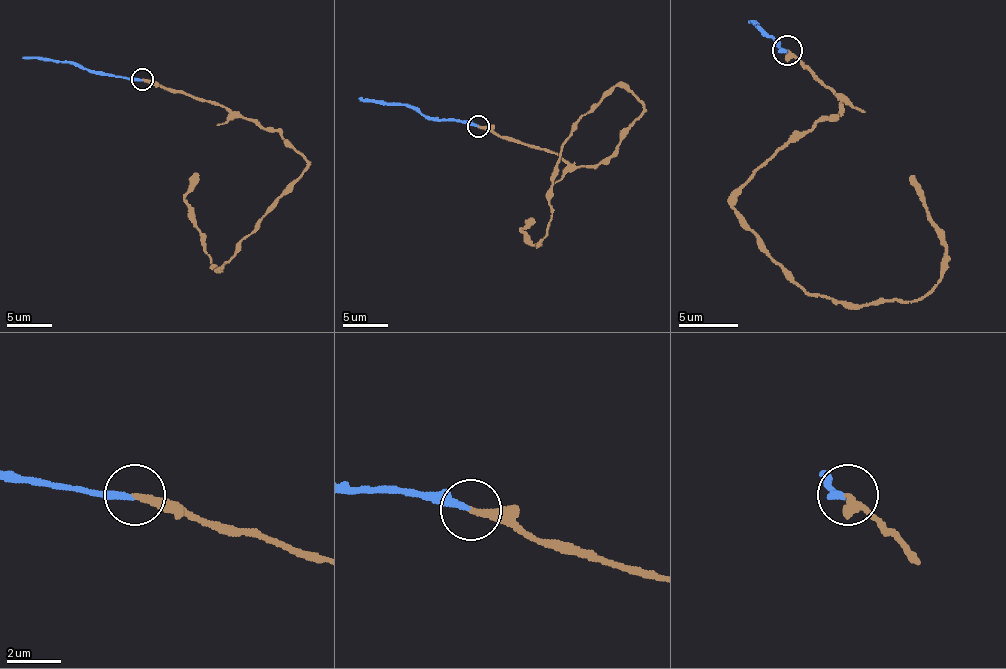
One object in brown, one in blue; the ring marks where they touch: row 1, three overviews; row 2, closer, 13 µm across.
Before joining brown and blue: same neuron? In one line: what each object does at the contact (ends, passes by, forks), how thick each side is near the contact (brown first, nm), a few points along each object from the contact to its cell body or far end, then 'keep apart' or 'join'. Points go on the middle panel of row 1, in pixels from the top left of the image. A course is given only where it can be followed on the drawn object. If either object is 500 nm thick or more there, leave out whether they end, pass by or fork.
brown ends there; blue ends there; 280 nm thick on the brown side, 280 nm on the other; brown runs (477, 127), (596, 167), (640, 102), (614, 89), (580, 118), (533, 245), (522, 231), (531, 218); blue runs (477, 127), (457, 120), (431, 120), (404, 104), (379, 104), (359, 98); join

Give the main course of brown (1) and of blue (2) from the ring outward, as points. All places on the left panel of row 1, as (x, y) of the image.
1: (141, 79), (213, 101), (278, 130), (307, 161), (304, 172), (217, 271), (186, 201), (195, 172)
2: (141, 79), (95, 74), (68, 61), (23, 56)

